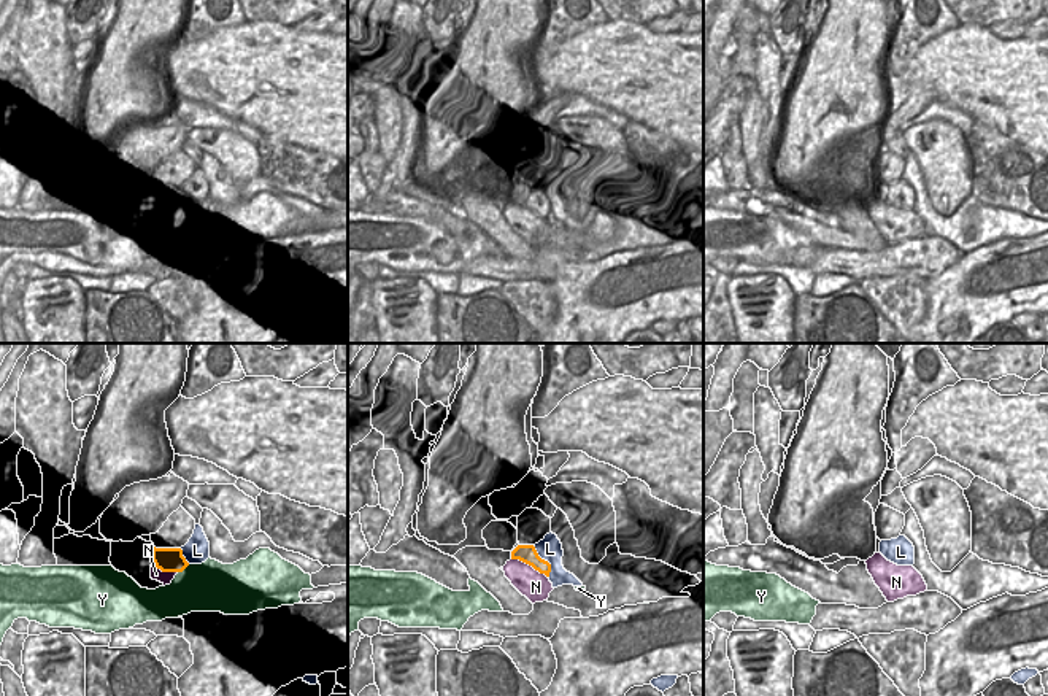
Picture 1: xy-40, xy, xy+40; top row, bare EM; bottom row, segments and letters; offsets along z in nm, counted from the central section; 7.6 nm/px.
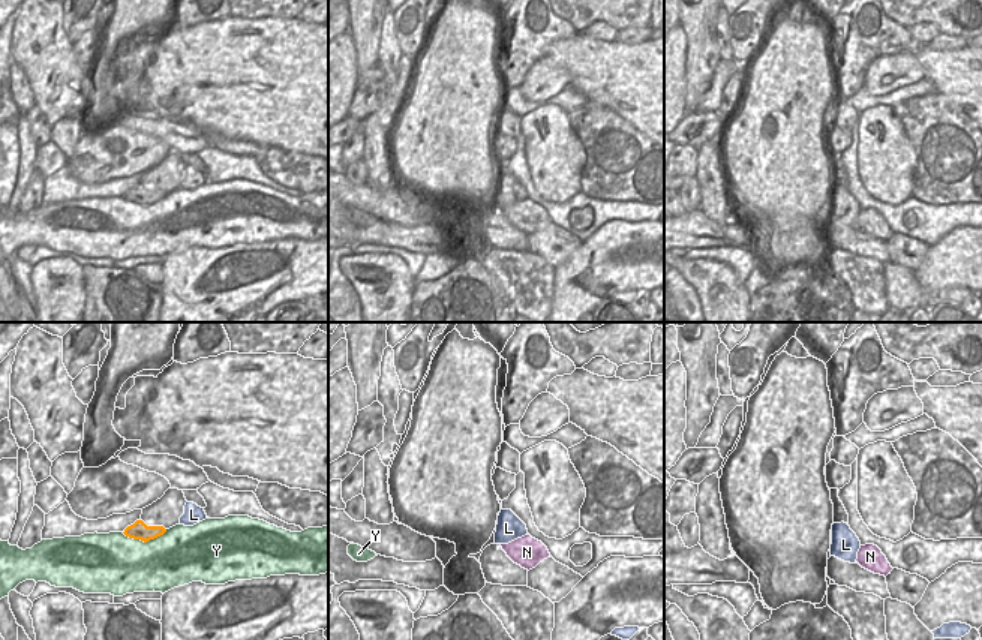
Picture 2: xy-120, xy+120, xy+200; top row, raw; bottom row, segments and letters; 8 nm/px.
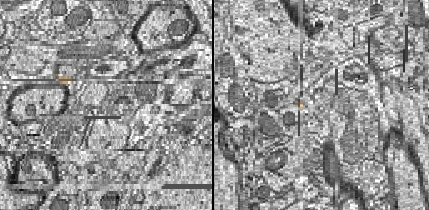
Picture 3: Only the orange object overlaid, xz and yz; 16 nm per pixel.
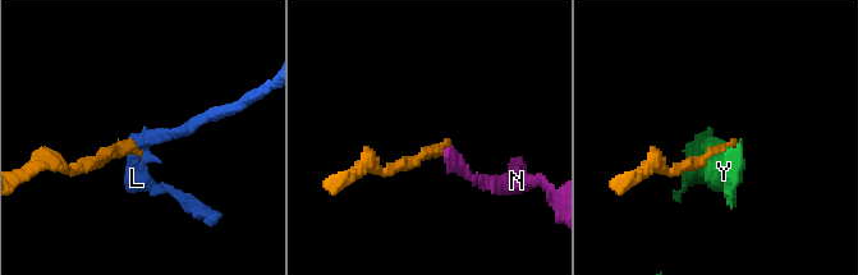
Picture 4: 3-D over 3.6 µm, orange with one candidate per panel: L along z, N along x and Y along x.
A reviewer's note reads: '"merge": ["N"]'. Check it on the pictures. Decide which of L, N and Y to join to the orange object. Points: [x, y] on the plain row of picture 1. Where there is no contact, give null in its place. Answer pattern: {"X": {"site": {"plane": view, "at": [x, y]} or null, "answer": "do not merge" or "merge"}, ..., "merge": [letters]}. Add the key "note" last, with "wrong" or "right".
{"L": {"site": {"plane": "xy", "at": [547, 205]}, "answer": "do not merge"}, "N": {"site": {"plane": "xy", "at": [529, 208]}, "answer": "merge"}, "Y": {"site": {"plane": "xy-40", "at": [183, 213]}, "answer": "do not merge"}, "merge": ["N"], "note": "right"}

